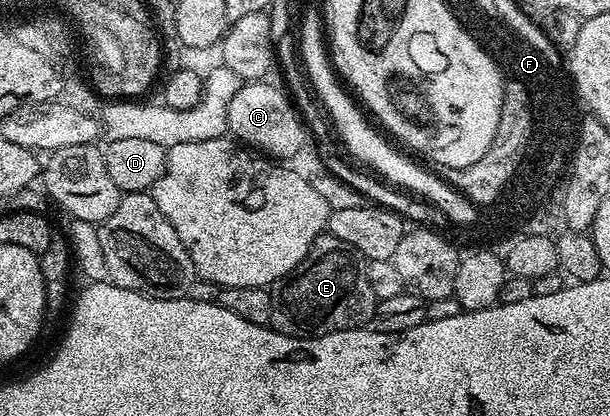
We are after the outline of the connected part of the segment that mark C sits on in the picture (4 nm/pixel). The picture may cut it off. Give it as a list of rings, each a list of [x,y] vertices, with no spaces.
[[[270,81],[243,82],[242,88],[228,105],[226,130],[239,144],[277,161],[296,173],[296,177],[304,177],[304,181],[314,179],[322,164],[316,136],[306,126],[299,108],[294,106],[289,94],[281,86],[278,87],[273,87]]]

